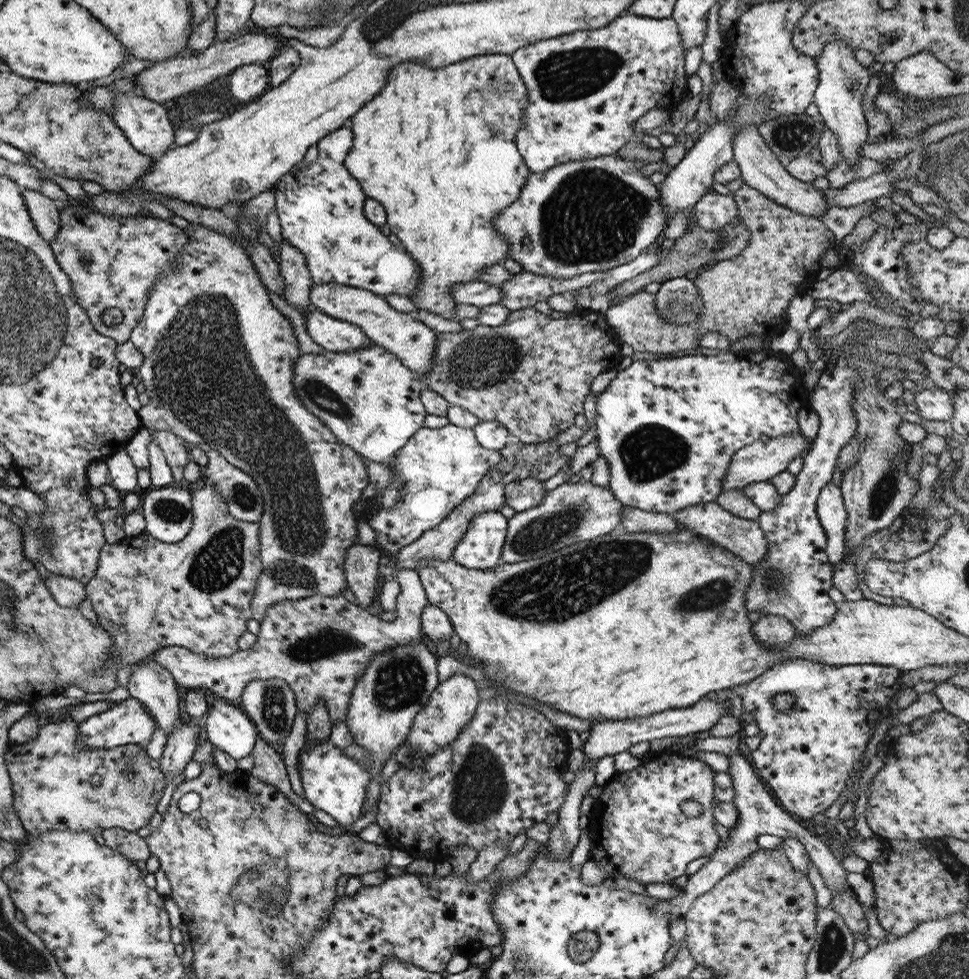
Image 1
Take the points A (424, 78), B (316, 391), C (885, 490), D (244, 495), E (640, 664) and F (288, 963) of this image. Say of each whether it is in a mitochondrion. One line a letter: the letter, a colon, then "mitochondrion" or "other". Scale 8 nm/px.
A: other
B: mitochondrion
C: mitochondrion
D: mitochondrion
E: other
F: other

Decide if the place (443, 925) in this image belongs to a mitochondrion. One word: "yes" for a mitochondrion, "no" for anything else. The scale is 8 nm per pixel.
no

